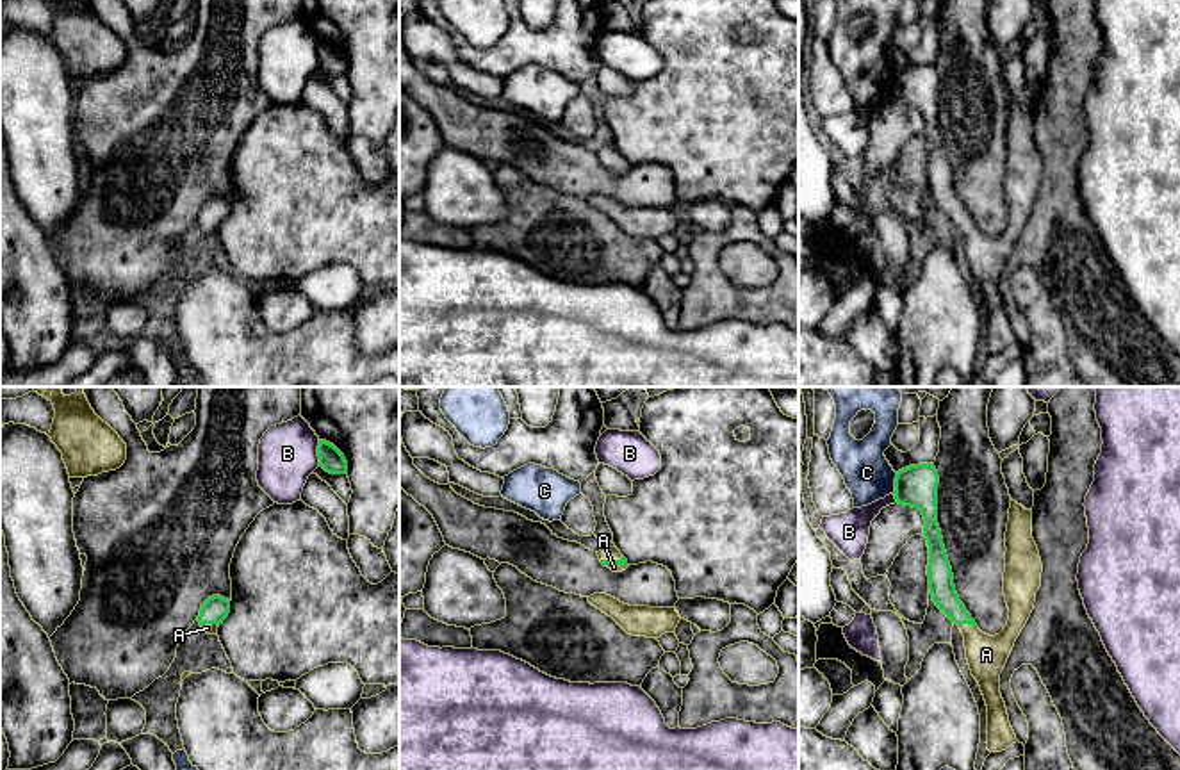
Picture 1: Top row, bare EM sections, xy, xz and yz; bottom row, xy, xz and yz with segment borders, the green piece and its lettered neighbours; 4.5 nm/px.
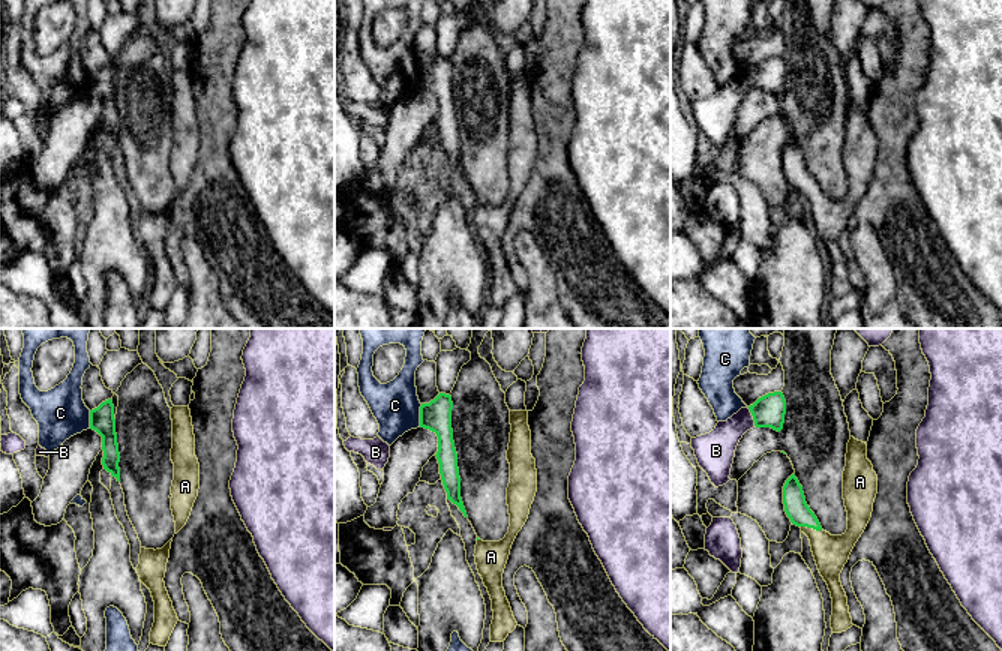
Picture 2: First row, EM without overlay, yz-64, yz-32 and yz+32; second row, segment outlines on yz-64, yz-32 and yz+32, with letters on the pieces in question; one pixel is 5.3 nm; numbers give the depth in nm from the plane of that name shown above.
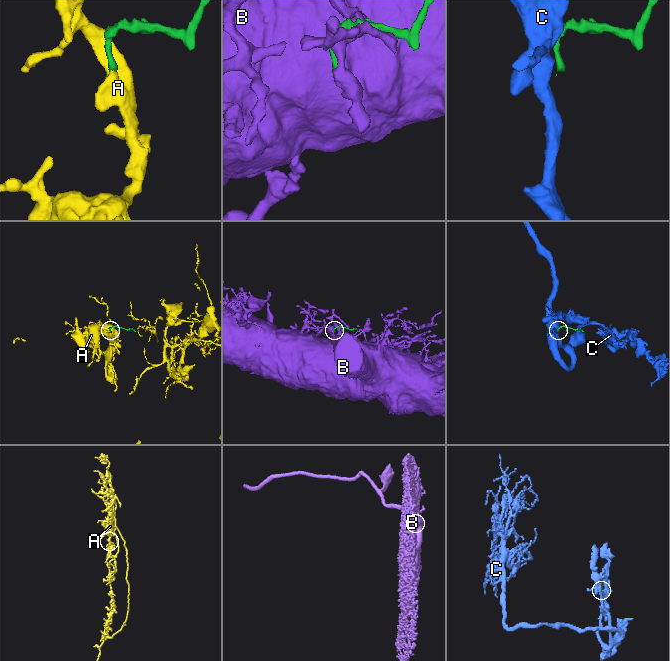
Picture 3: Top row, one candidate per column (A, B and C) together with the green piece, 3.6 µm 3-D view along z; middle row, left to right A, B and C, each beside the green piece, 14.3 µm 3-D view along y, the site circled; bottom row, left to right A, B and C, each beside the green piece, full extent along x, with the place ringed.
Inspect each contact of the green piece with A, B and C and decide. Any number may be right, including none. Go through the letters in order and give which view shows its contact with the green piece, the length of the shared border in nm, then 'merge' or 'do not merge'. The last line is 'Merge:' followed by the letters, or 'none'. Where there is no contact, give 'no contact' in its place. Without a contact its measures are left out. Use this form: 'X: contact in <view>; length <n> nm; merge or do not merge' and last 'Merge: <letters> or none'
A: contact in yz; length 90 nm; merge
B: contact in xy; length 120 nm; do not merge
C: contact in yz; length 110 nm; do not merge
Merge: A

